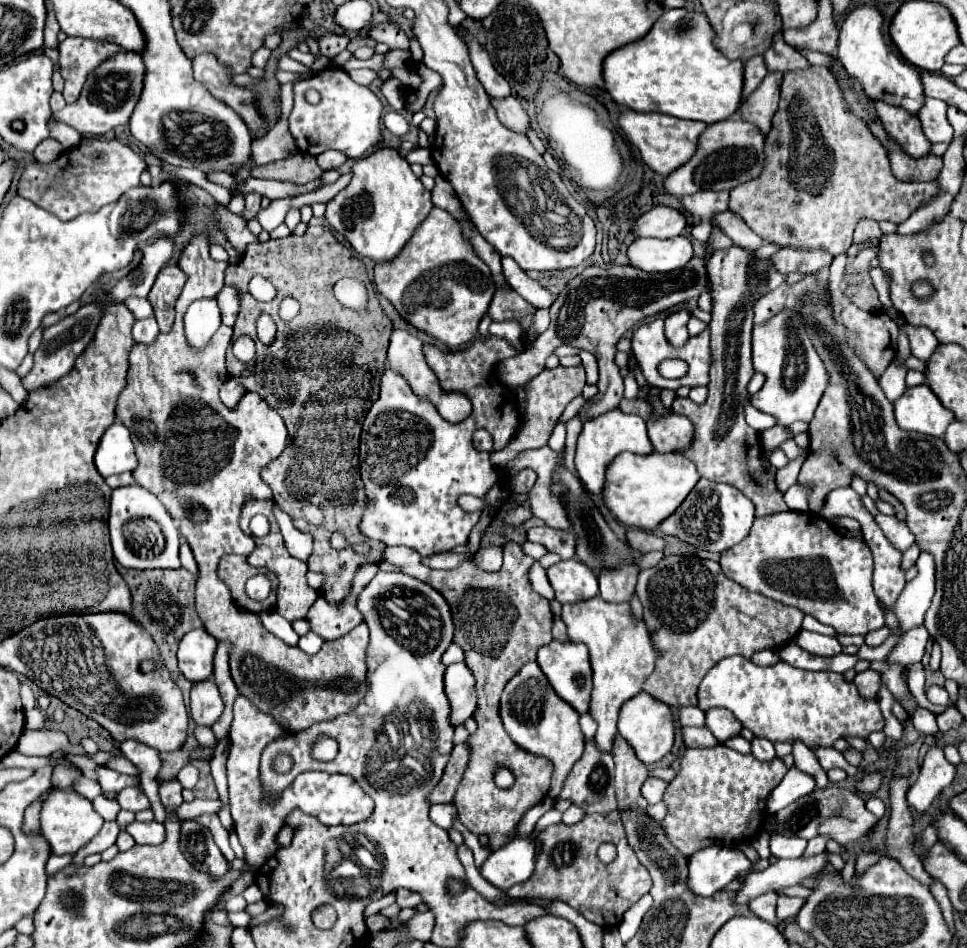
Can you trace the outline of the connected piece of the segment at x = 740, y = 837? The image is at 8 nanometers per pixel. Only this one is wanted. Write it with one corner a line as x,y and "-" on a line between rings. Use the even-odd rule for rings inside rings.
725,745
687,749
681,759
679,775
669,783
665,795
669,813
661,823
667,837
687,857
713,845
753,841
761,833
765,821
765,801
785,773
787,767
779,757
771,763
759,763
753,755
741,755

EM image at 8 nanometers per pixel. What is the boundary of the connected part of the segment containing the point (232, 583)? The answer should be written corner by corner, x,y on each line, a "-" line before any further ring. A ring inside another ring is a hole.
229,554
225,555
219,563
219,577
229,585
231,595
235,599
237,605
241,605
245,611
249,613
259,613
259,611
271,611
275,607
275,587
277,581
275,577
271,577
273,583
273,593
269,593
269,597
265,601
253,601
249,599
249,595
245,593
245,583
249,577
257,575
259,569
251,567
247,563
247,559
243,556

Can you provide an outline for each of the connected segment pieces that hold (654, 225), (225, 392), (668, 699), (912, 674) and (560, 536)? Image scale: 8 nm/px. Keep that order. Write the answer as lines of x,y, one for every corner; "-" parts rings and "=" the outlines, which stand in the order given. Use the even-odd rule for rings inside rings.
657,205
637,219
637,223
633,225
633,231
639,237
671,239
671,237
677,237
679,233
683,233
685,225
687,225
687,219
681,211
677,211
673,207
=
229,379
227,383
223,383
221,385
221,401
229,407
229,409
233,409
233,407
237,407
237,403
241,401
241,397
245,395
245,387
237,381
237,379
=
669,555
663,557
659,565
643,569
637,579
637,595
643,603
643,619
651,629
651,637
655,639
655,647
663,651
663,655
655,663
655,671
643,685
643,691
661,699
671,707
689,707
697,705
695,691
703,679
703,675
721,659
729,655
751,657
761,649
779,651
789,639
797,635
803,621
803,611
775,599
769,599
761,593
753,593
739,583
725,577
717,561
701,559
701,557
681,557
=
911,663
911,665
907,665
907,671
909,671
909,689
911,689
911,693
917,697
919,705
921,705
923,709
935,713
935,715
941,713
941,711
945,711
945,707
933,705
933,703
929,703
927,697
925,697
925,673
923,673
923,663
=
543,525
543,527
533,527
527,533
527,537
529,541
545,545
547,551
557,553
561,559
571,559
575,555
575,535
569,531
559,531

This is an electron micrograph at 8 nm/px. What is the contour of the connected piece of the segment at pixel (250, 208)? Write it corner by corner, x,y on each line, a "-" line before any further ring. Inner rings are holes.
255,193
245,195
245,211
241,213
241,217
243,217
245,221
255,219
257,213
259,213
259,203
261,203
261,197
259,197
259,195
255,195

